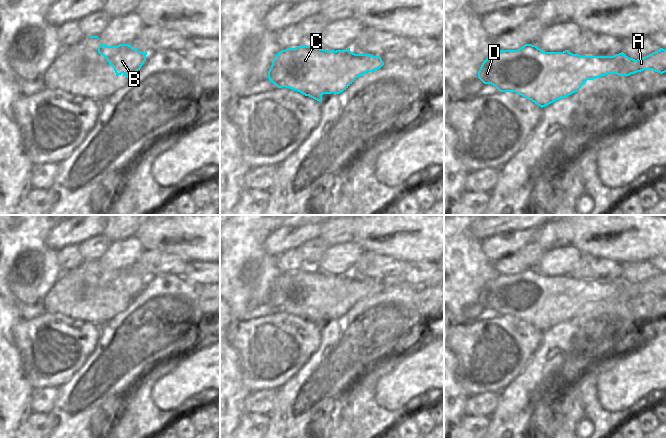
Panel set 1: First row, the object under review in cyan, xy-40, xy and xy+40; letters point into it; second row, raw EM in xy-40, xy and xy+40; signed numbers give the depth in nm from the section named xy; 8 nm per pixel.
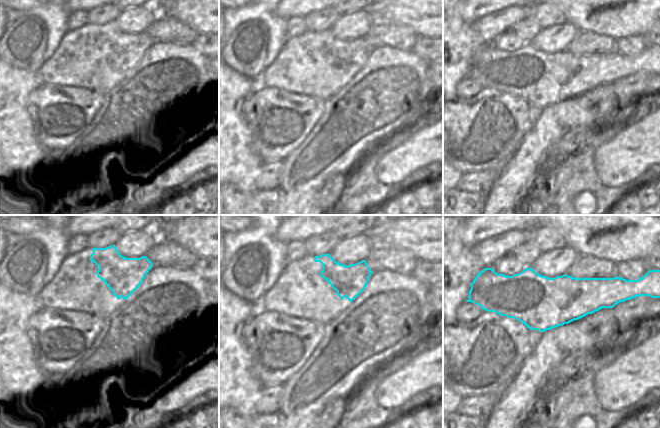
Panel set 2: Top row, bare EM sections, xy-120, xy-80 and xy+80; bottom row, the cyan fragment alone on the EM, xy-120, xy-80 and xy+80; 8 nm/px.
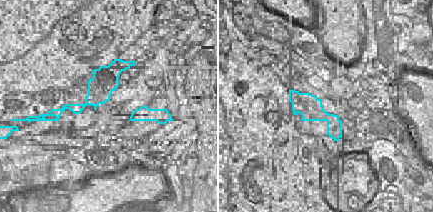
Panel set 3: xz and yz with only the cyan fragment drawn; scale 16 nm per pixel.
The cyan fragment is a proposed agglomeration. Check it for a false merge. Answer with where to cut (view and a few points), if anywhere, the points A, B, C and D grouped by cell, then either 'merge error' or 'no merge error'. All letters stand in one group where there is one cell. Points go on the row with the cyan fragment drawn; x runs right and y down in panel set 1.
cut in xy along (329, 50), (335, 51); A C D / B; merge error

